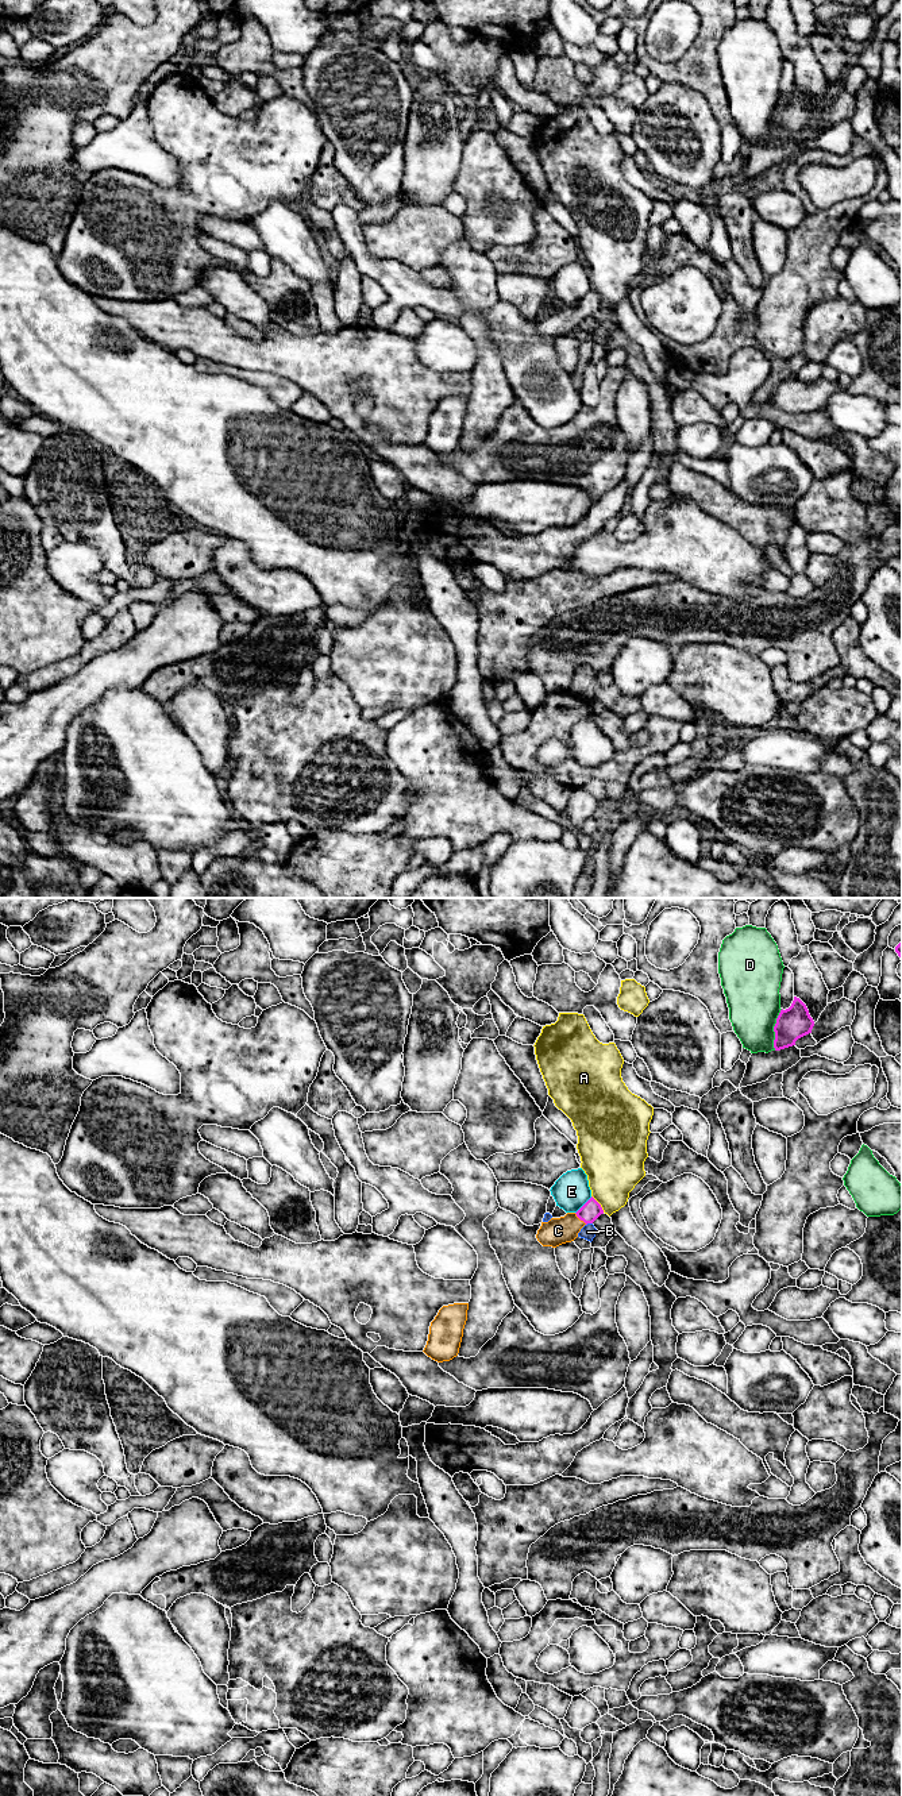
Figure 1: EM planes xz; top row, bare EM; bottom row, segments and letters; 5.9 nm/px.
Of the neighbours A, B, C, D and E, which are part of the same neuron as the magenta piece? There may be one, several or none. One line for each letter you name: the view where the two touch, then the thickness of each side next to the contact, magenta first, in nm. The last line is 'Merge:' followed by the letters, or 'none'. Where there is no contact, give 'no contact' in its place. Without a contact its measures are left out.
C: xz | 110/160 nm
Merge: C

